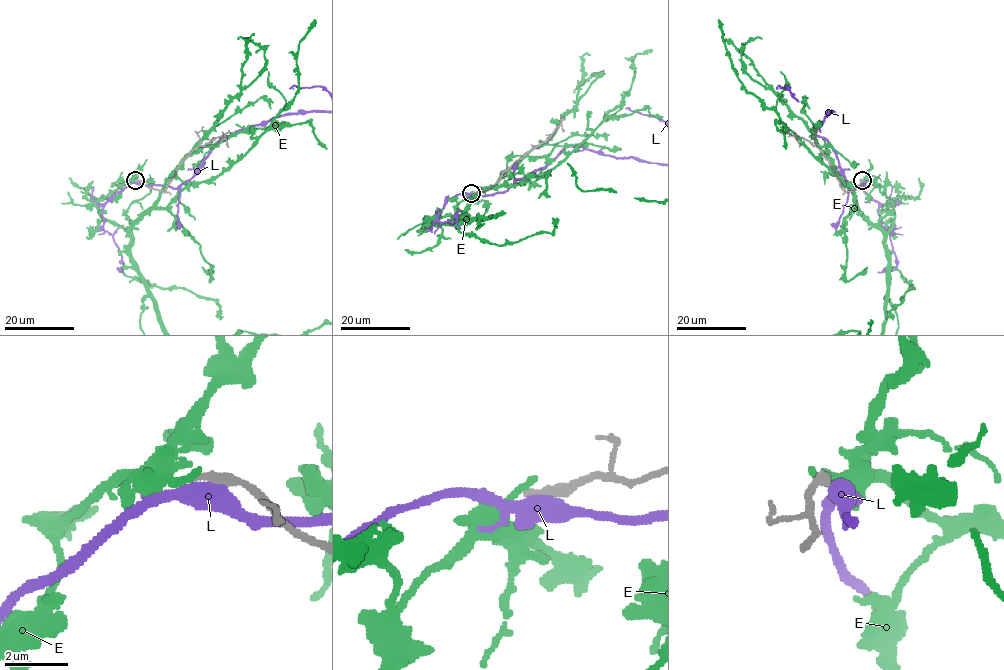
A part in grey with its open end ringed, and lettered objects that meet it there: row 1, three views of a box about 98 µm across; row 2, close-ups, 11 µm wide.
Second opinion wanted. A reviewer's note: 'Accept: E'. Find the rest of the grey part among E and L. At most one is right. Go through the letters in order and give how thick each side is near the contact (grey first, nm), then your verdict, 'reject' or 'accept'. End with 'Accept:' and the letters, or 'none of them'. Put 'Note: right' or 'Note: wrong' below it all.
E: calibres 280 and 280 nm; reject
L: calibres 400 and 460 nm; reject
Accept: none of them
Note: wrong

